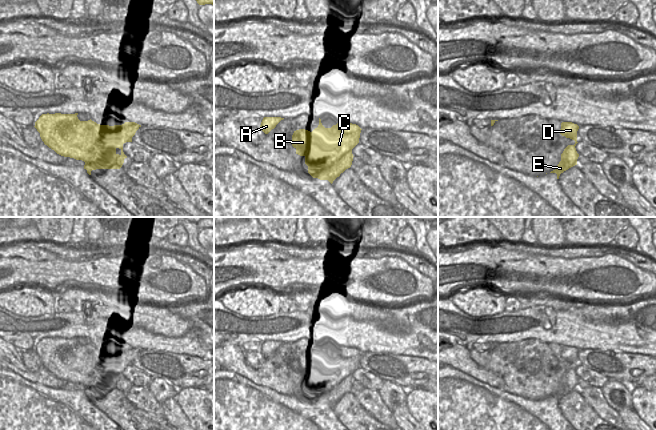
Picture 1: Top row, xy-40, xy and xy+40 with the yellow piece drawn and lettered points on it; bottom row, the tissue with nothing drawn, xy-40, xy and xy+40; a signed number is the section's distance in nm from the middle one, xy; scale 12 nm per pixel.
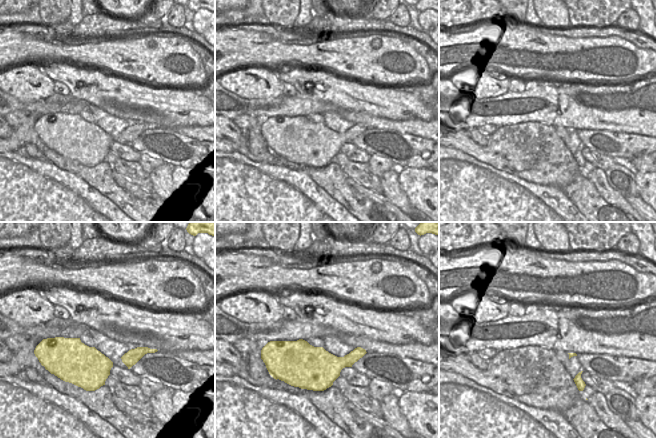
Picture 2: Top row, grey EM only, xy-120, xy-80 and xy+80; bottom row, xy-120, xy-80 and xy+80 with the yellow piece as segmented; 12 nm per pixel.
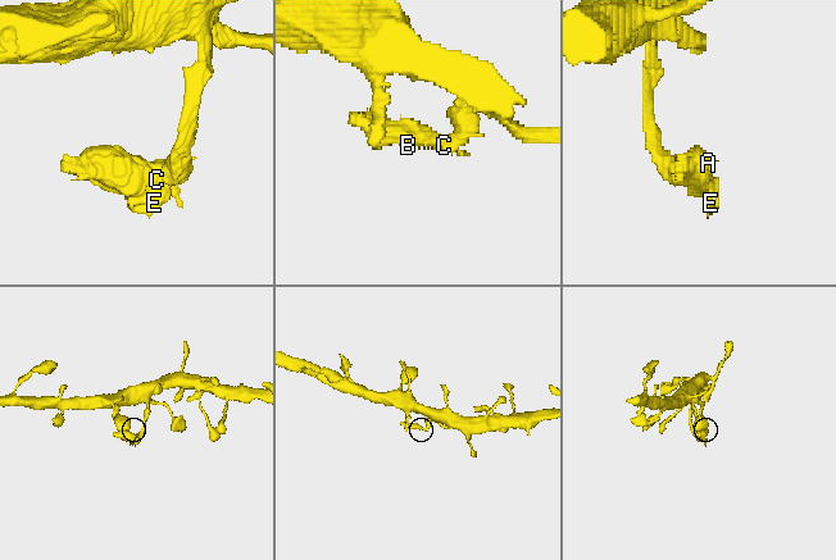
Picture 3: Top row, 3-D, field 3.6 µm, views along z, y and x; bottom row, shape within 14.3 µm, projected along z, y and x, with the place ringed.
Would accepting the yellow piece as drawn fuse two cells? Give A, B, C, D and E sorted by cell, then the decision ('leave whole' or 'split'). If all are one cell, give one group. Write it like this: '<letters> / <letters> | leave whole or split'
A B C D E | leave whole

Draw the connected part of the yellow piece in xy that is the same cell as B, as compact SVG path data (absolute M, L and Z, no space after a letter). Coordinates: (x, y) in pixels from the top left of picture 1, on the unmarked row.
M319 342L319 349L312 356L299 353L292 359L292 370L296 378L305 381L308 397L313 402L328 404L331 408L346 393L350 392L353 385L352 373L359 367L361 352L350 346L338 346L331 352L325 352Z

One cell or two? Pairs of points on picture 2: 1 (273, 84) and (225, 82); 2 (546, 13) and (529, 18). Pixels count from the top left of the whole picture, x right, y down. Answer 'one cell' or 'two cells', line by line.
1: one cell
2: two cells

